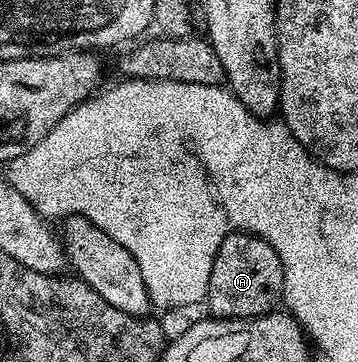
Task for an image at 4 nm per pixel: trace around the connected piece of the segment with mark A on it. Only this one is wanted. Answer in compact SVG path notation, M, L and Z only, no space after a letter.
M232 232L227 235L217 256L213 260L213 272L209 276L209 288L205 306L212 310L216 319L221 318L259 318L272 313L275 305L280 305L283 297L283 265L277 252L267 241L255 232Z

